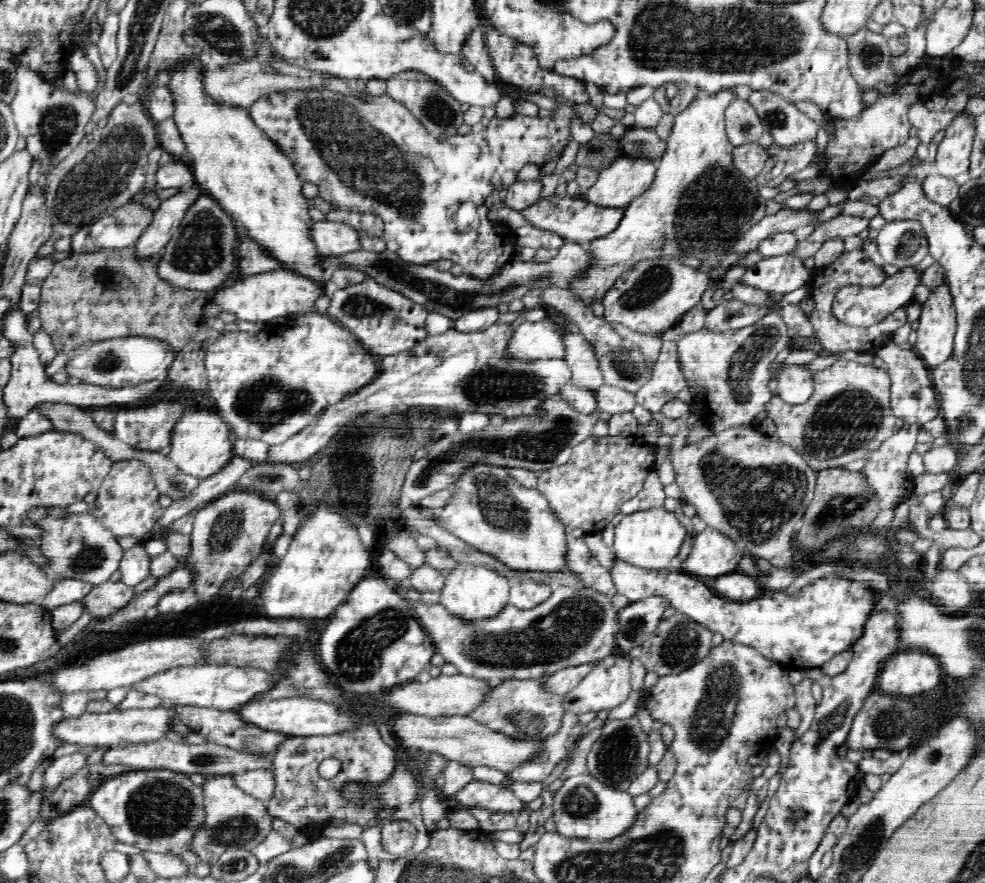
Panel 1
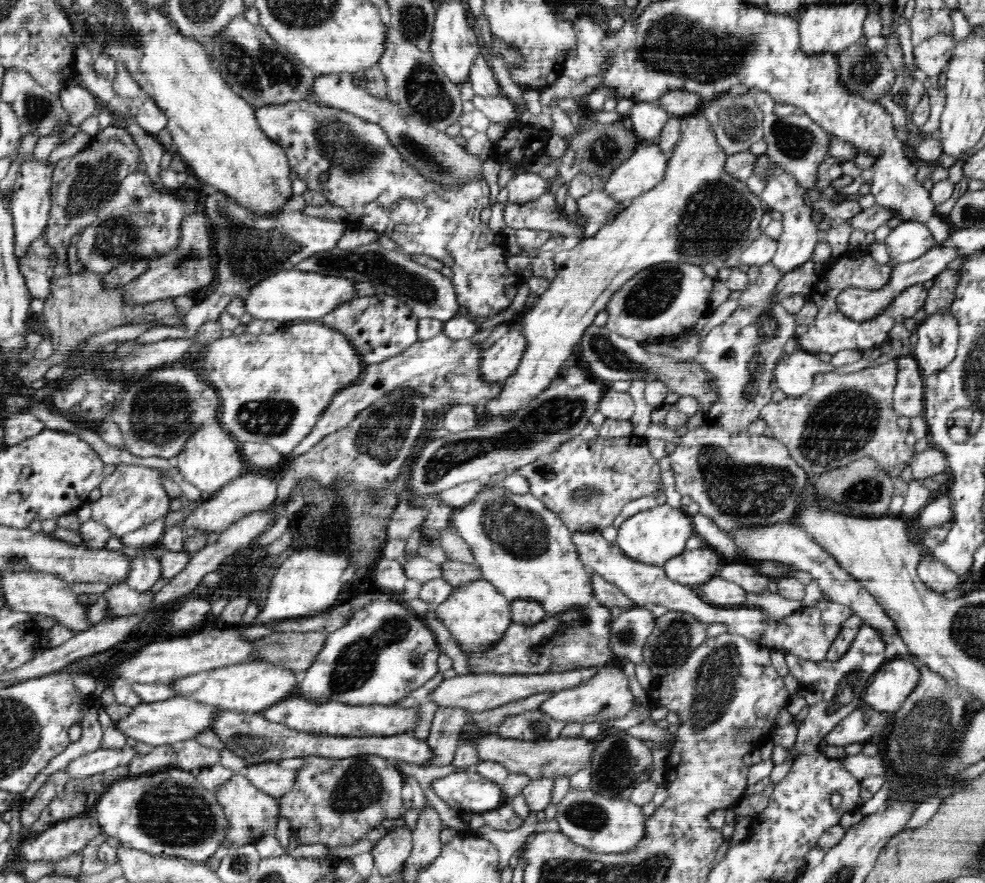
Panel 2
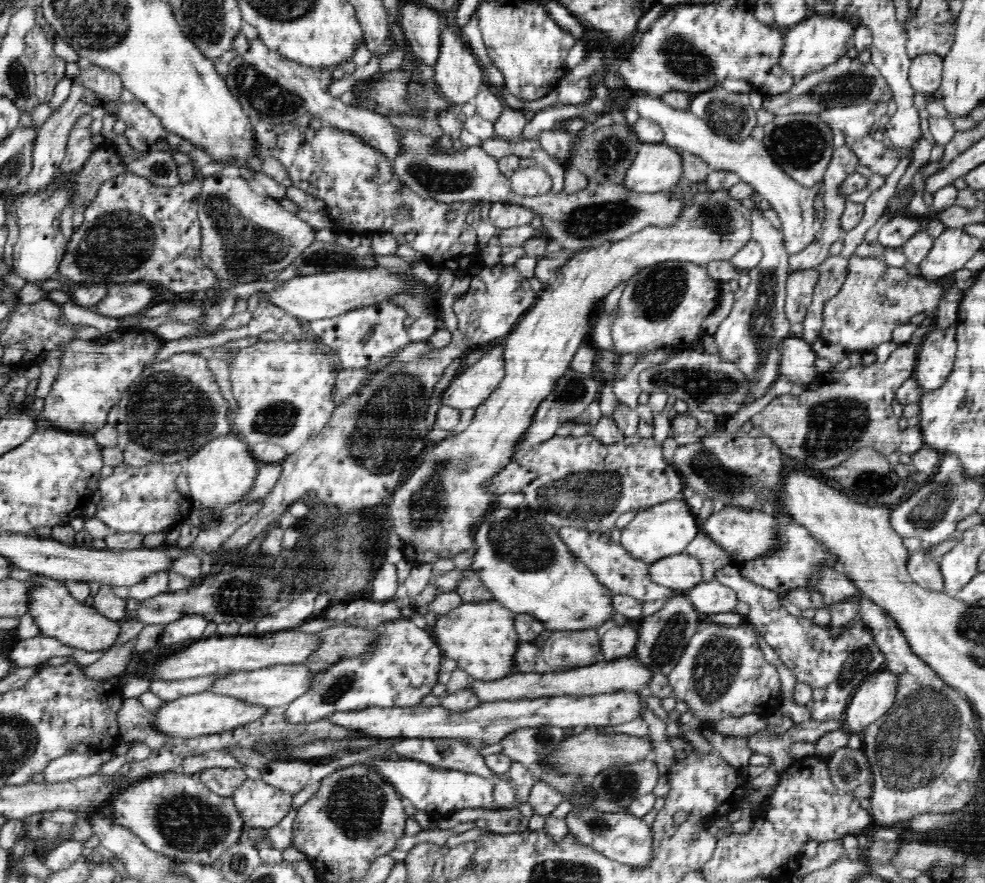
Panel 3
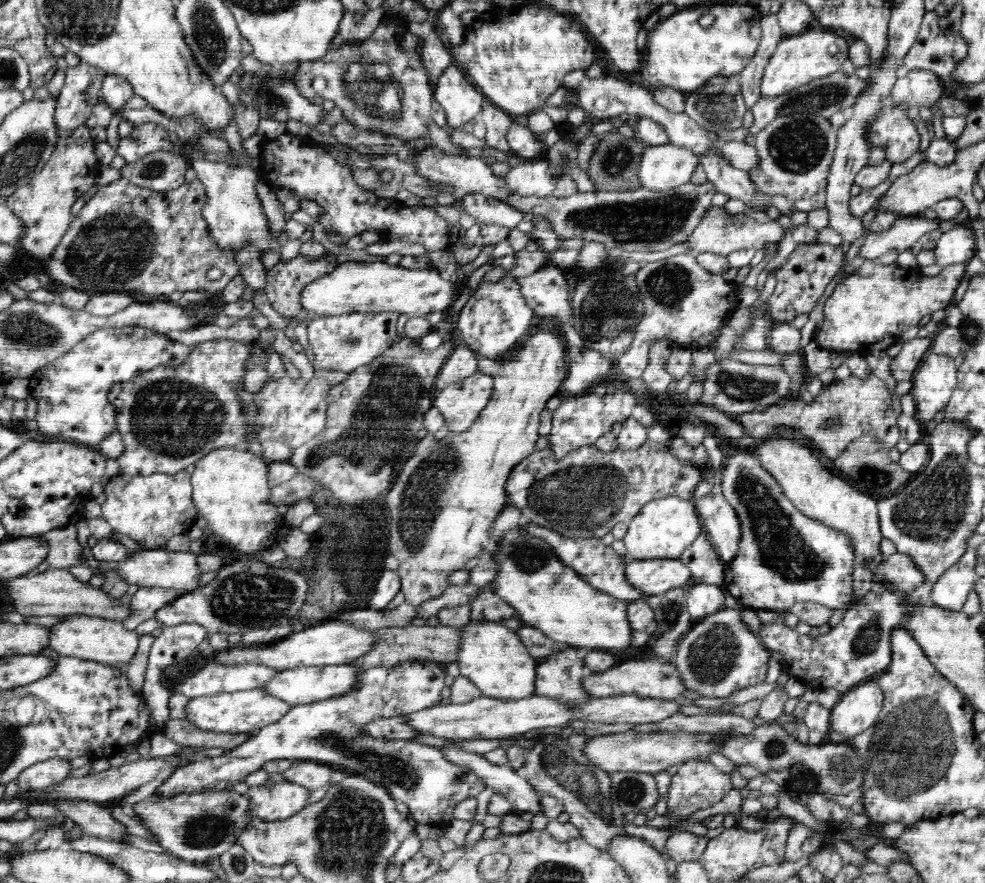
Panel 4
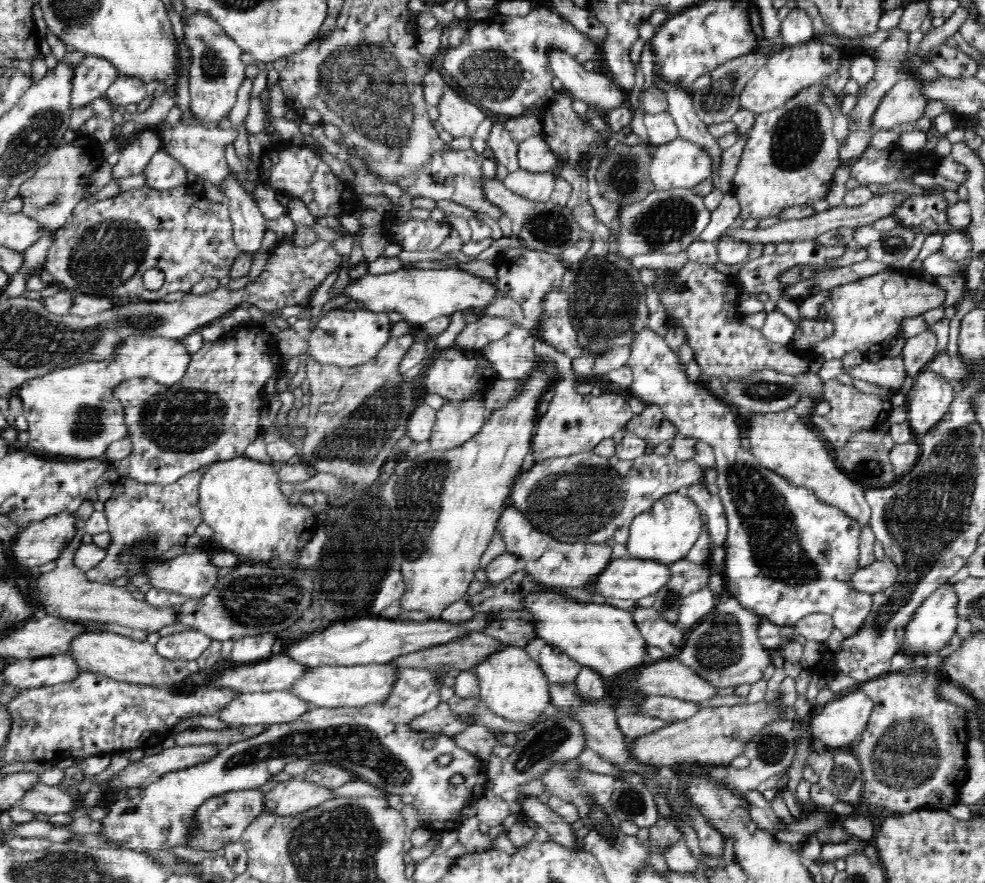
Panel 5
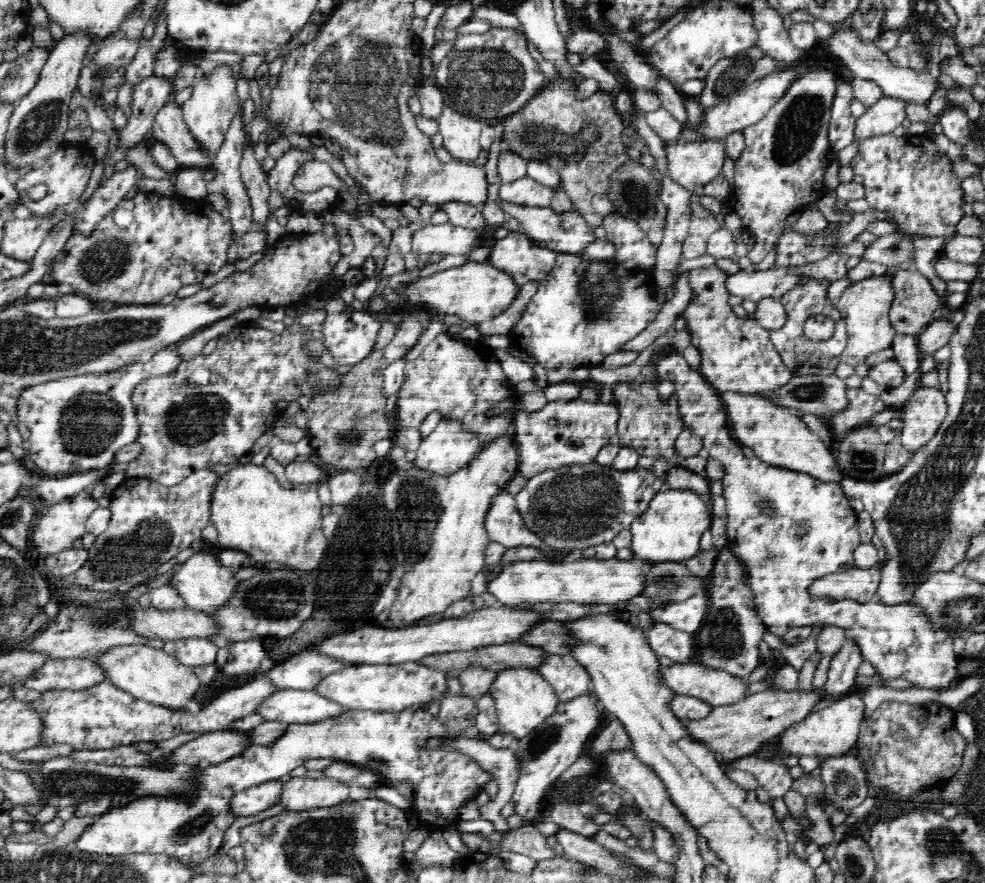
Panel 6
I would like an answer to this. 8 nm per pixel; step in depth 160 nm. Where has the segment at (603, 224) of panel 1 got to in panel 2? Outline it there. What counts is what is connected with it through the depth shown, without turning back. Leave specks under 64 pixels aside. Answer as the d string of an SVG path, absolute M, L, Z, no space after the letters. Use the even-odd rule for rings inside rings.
M550 190L532 202L524 204L507 202L504 208L504 220L510 228L549 230L556 235L575 235L582 239L584 224L579 222L578 214L574 221L567 221L564 216L564 208L559 211L556 195L552 195Z

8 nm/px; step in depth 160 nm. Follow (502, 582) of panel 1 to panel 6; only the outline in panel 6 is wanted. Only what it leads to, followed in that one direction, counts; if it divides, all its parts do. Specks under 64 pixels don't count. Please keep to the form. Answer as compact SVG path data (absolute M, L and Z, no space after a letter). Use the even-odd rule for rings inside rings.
M509 669L497 672L496 679L488 694L494 697L494 706L499 720L499 726L514 740L528 737L532 730L554 714L559 698L552 686L540 675L539 670Z

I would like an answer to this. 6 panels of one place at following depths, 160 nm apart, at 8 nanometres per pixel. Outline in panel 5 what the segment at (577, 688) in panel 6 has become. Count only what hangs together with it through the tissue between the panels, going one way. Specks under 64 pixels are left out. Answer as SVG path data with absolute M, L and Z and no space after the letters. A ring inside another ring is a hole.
M539 637L524 650L540 666L550 685L574 684L583 668L573 658Z

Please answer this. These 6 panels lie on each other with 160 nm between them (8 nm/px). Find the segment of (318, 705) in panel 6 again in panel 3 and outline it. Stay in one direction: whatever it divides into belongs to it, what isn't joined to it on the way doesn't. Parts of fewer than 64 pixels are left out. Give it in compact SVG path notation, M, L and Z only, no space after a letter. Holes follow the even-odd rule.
M202 692L201 694L190 694L176 700L166 702L162 708L154 713L154 725L160 733L169 738L197 738L209 734L220 734L230 732L234 728L246 726L250 722L260 720L267 713L266 707L248 703L242 699L232 696L223 696L214 692Z

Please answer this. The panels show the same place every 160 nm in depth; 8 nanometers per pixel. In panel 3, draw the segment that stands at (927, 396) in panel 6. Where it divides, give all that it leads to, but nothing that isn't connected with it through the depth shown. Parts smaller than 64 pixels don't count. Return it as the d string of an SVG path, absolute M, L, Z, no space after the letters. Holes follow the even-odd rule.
M933 326L919 345L918 358L914 369L914 379L923 392L942 388L952 372L957 353L955 326L938 330Z

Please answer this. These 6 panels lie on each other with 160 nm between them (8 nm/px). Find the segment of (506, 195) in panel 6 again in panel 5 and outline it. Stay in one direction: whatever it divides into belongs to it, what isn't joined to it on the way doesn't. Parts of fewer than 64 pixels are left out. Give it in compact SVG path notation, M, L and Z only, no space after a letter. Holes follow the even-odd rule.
M516 170L504 179L504 185L517 196L533 202L549 202L555 188L554 173L530 173Z

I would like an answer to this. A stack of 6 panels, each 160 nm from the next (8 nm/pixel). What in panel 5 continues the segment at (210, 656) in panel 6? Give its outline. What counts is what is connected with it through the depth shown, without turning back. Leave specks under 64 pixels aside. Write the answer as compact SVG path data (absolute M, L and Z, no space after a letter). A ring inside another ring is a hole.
M193 630L161 637L155 648L167 660L196 661L210 645L206 634Z

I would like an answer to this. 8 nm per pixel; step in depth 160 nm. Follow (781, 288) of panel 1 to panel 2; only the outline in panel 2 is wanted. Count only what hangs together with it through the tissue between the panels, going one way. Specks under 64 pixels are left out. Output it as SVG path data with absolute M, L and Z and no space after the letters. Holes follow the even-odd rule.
M782 170L782 172L770 172L770 176L766 178L766 188L760 195L762 201L782 220L783 232L777 239L777 249L771 262L783 275L806 264L816 248L818 224L812 219L813 208L804 201L806 192L788 172Z

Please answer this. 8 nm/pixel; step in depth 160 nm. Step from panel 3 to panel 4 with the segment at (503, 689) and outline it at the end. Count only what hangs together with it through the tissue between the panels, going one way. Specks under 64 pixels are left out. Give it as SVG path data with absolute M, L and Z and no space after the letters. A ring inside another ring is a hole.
M656 658L634 661L623 659L605 672L588 674L583 679L583 686L591 698L631 694L642 698L659 698L671 701L679 698L678 696L687 690L674 662L659 661Z

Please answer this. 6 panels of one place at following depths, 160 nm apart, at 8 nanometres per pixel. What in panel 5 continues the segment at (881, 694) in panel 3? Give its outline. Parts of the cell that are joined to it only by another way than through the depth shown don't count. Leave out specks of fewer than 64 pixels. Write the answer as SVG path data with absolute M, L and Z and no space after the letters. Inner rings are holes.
M859 685L839 694L834 700L820 708L820 710L813 712L808 726L811 741L821 740L826 748L830 749L848 749L850 744L866 728L873 708L874 703L862 692Z

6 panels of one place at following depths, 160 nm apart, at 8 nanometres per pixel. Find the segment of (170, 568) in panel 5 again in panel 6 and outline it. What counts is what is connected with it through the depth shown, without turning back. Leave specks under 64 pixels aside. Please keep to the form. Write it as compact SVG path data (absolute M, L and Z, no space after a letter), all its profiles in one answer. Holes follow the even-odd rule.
M198 552L179 564L169 584L178 591L178 594L186 602L187 609L211 615L233 598L232 594L239 582L234 573L231 568L222 566L215 555L208 552Z

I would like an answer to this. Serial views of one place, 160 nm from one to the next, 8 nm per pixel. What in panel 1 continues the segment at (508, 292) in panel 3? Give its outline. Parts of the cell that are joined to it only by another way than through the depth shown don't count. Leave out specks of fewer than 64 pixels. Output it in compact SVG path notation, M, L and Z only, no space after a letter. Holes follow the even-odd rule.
M286 90L284 92L272 92L272 94L264 94L249 106L248 113L250 119L278 146L281 152L294 164L294 169L298 173L298 177L302 182L312 183L318 186L319 196L324 199L332 208L347 212L368 212L378 215L384 222L383 238L385 246L388 250L395 254L408 264L416 264L417 266L429 265L431 262L440 260L450 260L454 265L462 267L464 275L474 277L474 279L486 278L490 279L493 275L500 273L502 268L512 262L516 257L516 245L511 233L506 237L494 234L493 221L488 219L488 208L485 201L495 189L507 189L516 182L517 174L526 166L526 164L534 164L538 167L544 166L549 161L560 162L560 158L564 154L564 148L572 142L571 133L572 119L578 118L573 111L576 102L565 100L563 96L554 98L559 107L552 111L550 116L524 116L515 113L508 119L498 118L496 115L491 120L488 128L478 132L477 134L466 134L465 136L449 137L440 142L434 138L428 130L418 122L418 118L398 100L382 94L373 96L367 93L366 98L361 96L345 96L333 90Z

